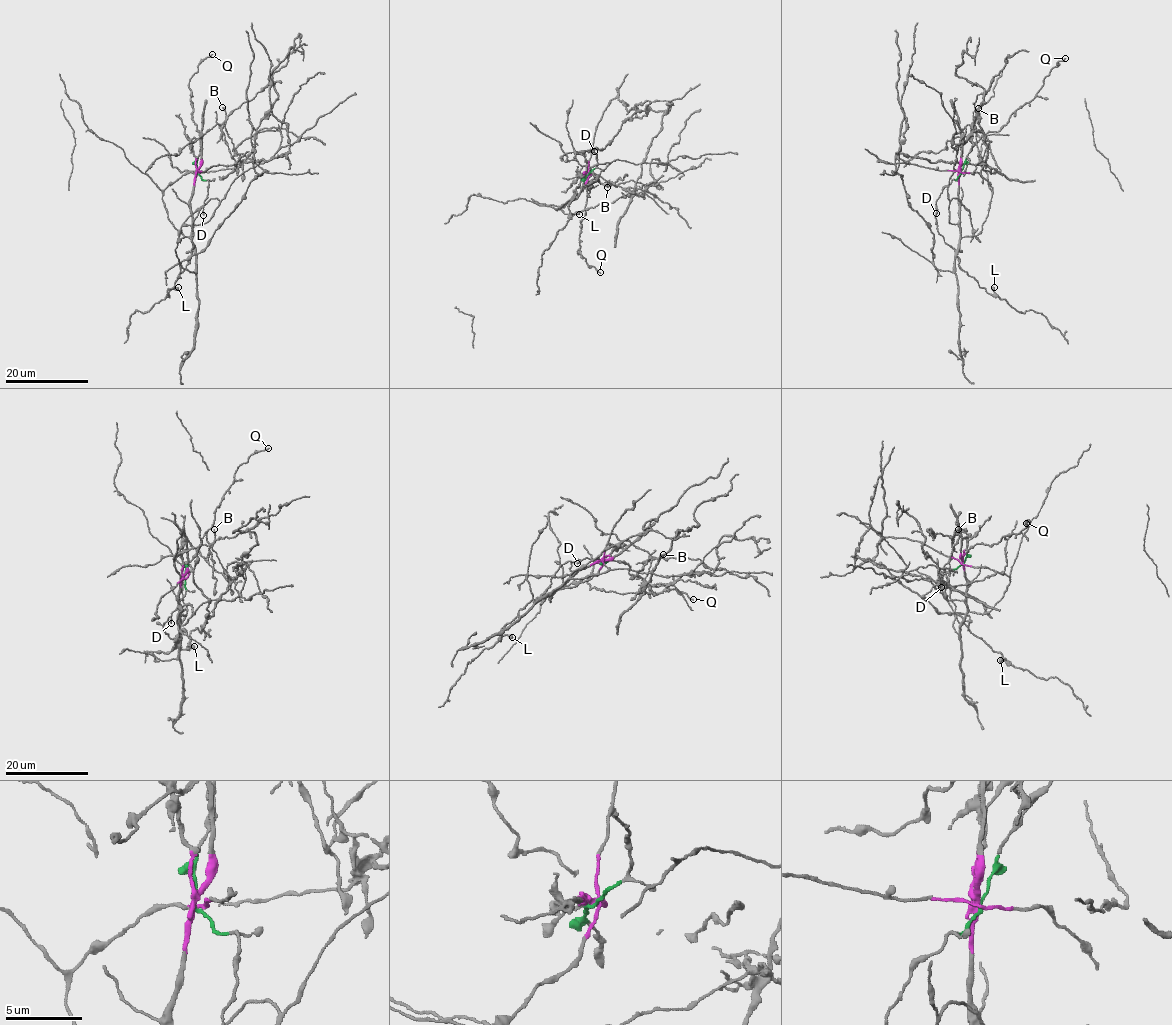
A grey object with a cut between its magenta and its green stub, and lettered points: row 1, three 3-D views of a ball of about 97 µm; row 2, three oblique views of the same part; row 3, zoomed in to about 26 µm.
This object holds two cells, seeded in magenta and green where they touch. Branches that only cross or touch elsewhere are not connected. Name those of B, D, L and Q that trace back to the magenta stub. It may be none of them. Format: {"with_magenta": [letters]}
{"with_magenta": ["B"]}

